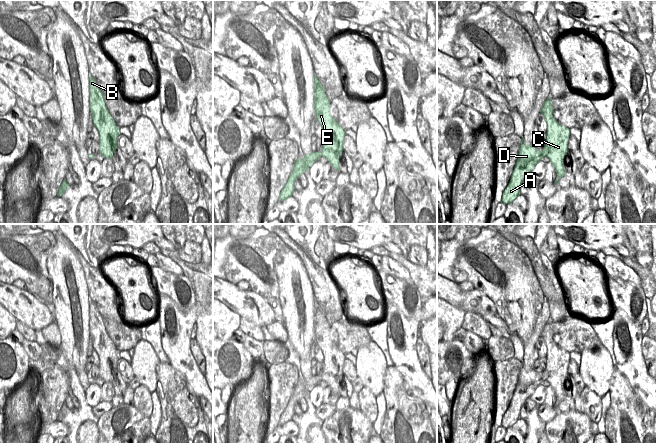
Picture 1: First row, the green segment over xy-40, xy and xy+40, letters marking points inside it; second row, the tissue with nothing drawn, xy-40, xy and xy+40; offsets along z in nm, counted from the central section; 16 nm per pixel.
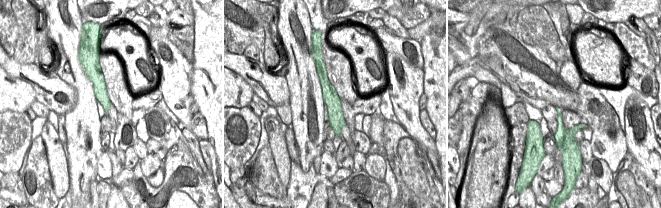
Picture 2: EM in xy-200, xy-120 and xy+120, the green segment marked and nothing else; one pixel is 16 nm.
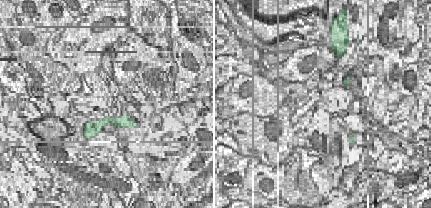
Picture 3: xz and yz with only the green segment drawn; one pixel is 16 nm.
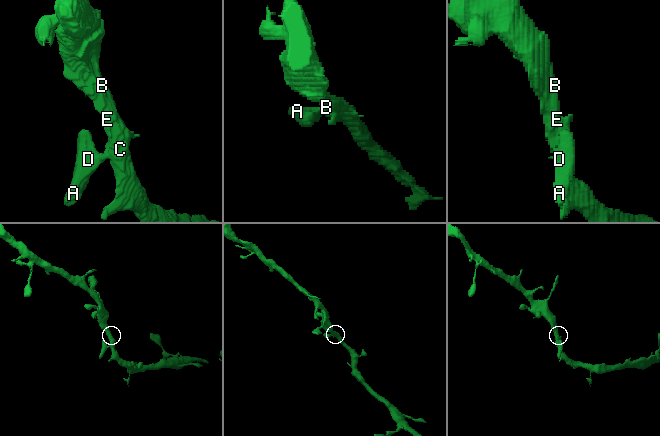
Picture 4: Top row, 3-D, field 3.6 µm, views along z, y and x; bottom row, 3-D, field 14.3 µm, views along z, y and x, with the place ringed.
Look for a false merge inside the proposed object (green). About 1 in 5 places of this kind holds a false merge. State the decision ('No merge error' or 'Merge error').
No merge error.

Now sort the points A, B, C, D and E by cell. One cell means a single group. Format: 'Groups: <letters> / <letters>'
Groups: A B C D E.

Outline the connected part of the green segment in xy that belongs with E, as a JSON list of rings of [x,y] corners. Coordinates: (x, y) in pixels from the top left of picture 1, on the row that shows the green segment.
[[[314,75],[314,110],[319,124],[324,133],[323,148],[321,152],[312,152],[304,155],[303,159],[297,158],[292,172],[280,192],[279,201],[283,201],[292,196],[295,180],[309,169],[321,156],[339,171],[339,159],[343,149],[345,131],[330,114],[330,101],[327,98],[325,89]]]

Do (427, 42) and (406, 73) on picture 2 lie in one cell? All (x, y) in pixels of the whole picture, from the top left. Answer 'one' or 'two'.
two

